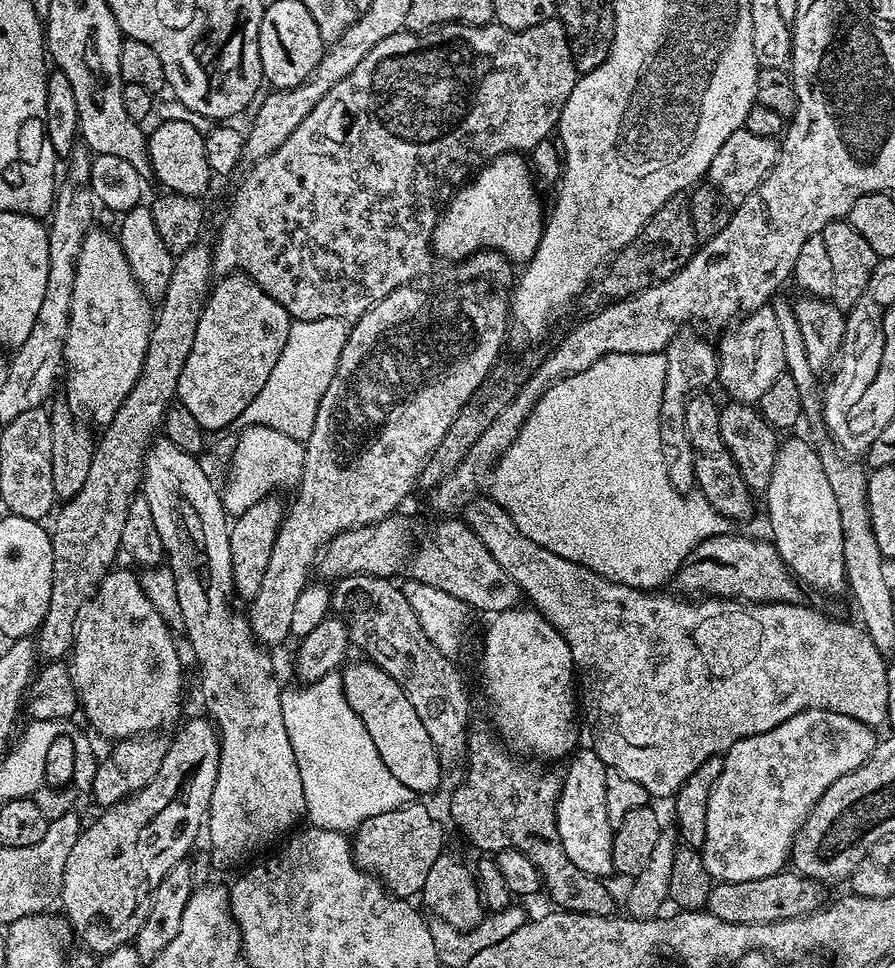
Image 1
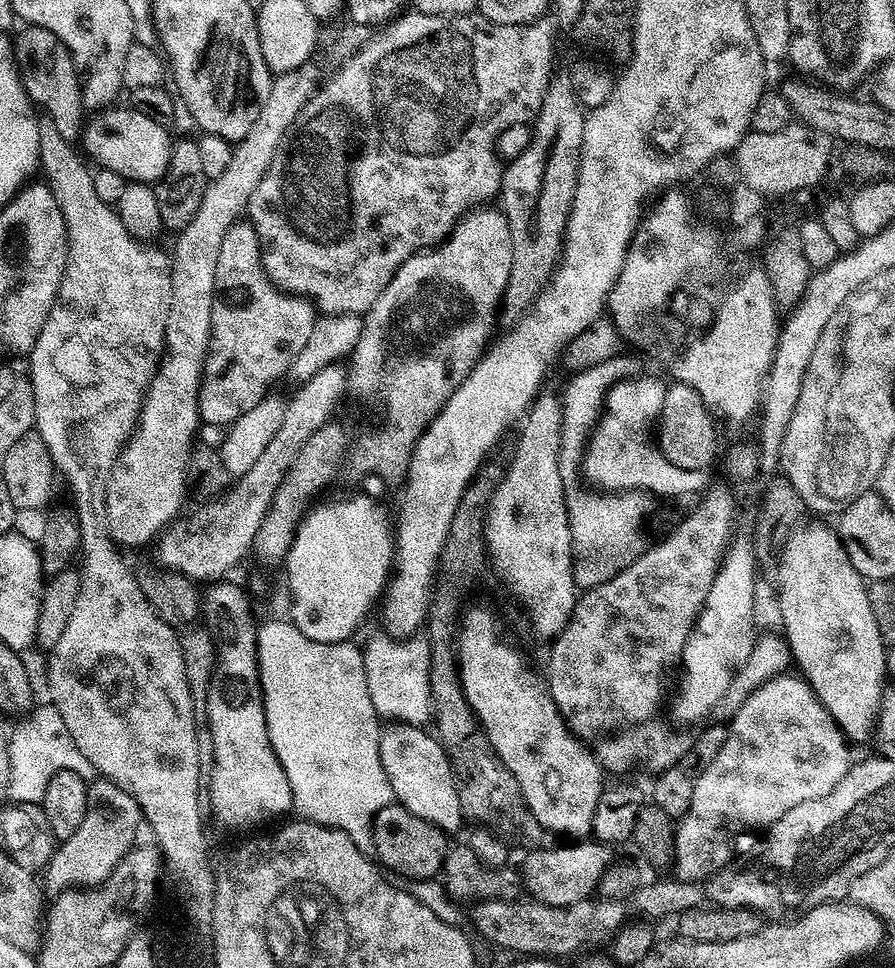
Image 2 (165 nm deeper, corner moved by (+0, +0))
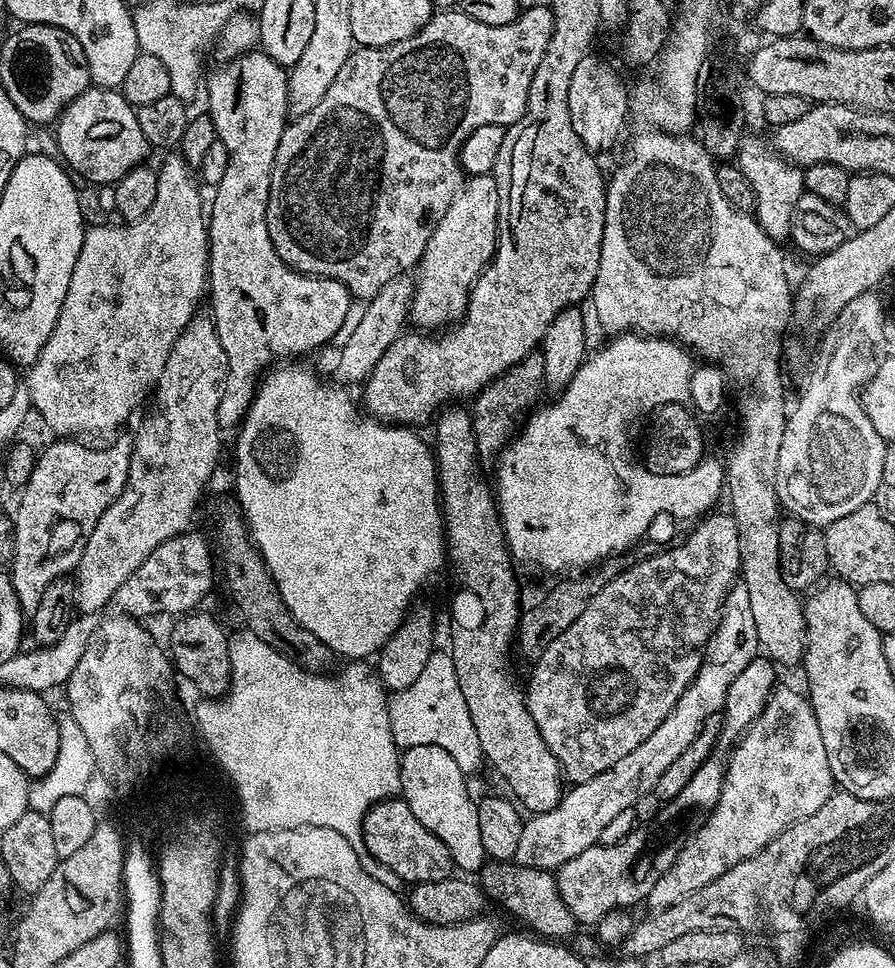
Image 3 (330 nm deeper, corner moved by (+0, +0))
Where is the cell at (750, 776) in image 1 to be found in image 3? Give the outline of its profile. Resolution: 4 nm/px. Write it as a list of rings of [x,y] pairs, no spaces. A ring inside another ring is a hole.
[[[777,687],[764,702],[759,716],[744,729],[732,757],[727,757],[724,769],[724,785],[716,803],[707,813],[704,825],[692,836],[688,845],[681,847],[667,872],[650,890],[647,903],[659,910],[678,902],[681,896],[697,892],[702,886],[714,882],[726,870],[738,866],[746,858],[758,854],[780,832],[787,830],[791,824],[814,814],[814,810],[822,810],[822,806],[834,795],[834,781],[830,770],[830,758],[826,758],[826,746],[822,746],[822,730],[818,730],[818,722],[814,718],[812,705],[803,695],[800,696],[792,688]]]

